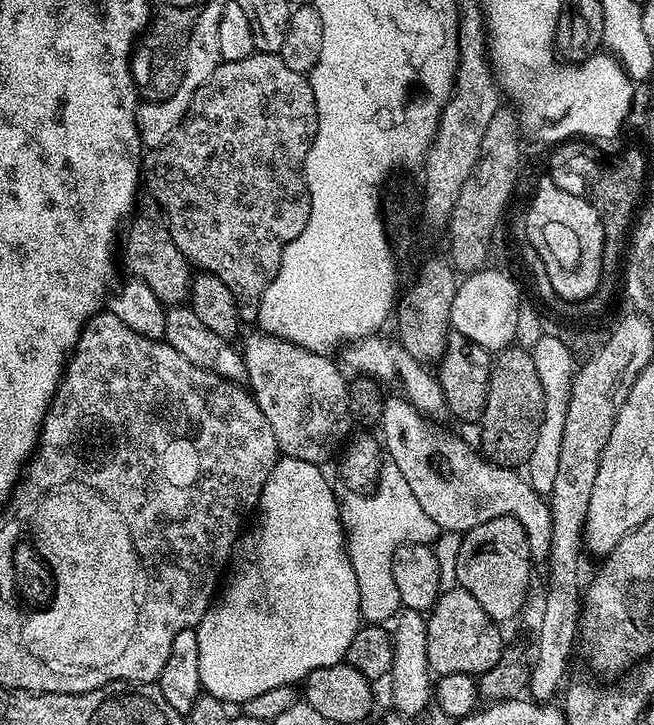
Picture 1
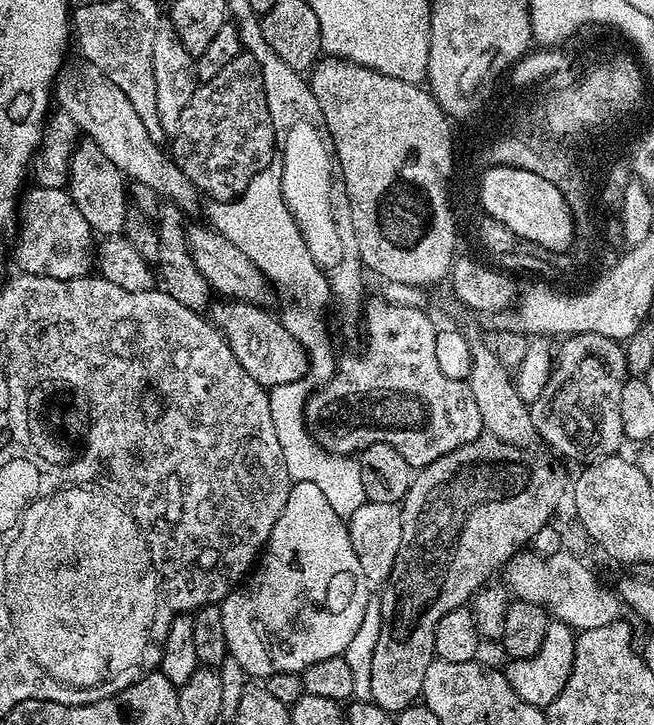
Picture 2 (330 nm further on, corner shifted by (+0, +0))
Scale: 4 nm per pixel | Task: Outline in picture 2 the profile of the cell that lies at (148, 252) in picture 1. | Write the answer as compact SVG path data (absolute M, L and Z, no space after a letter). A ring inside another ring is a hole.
M84 138L77 143L75 151L72 152L66 186L76 207L97 237L107 238L123 233L124 215L130 205L126 177L92 140Z

